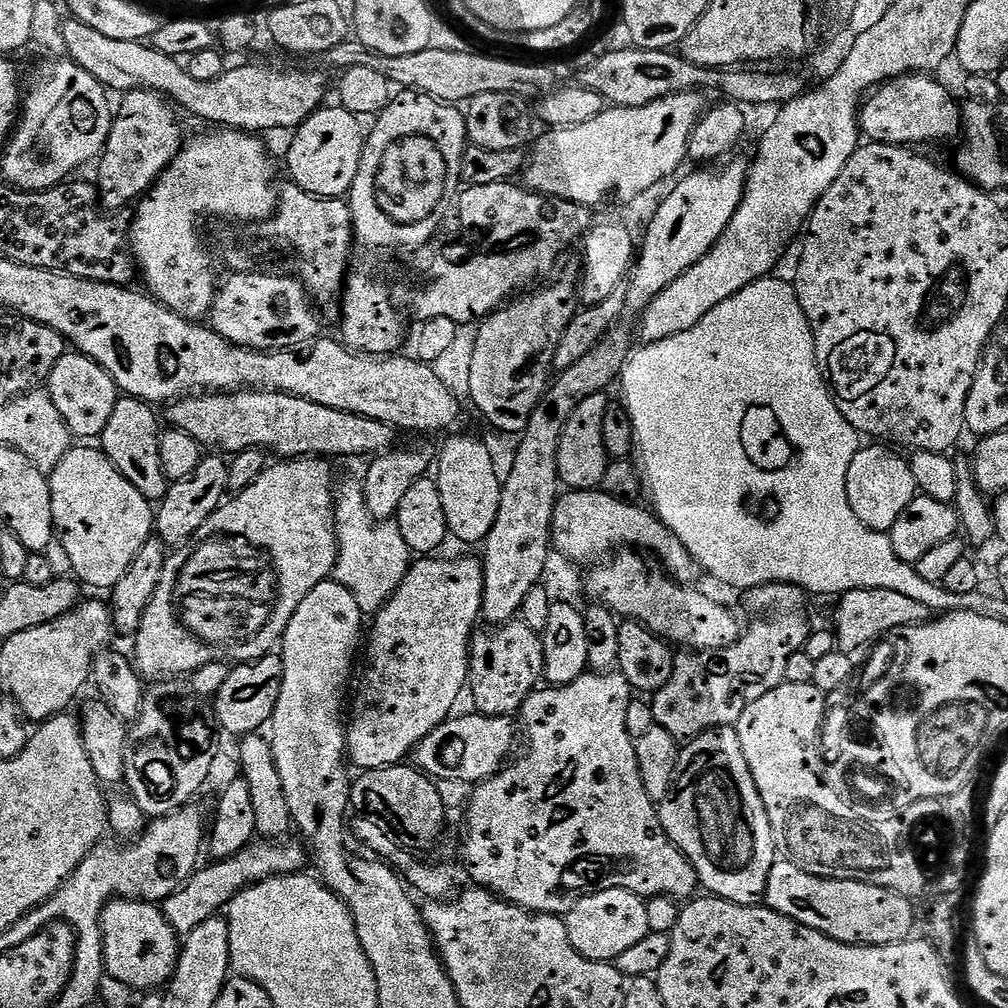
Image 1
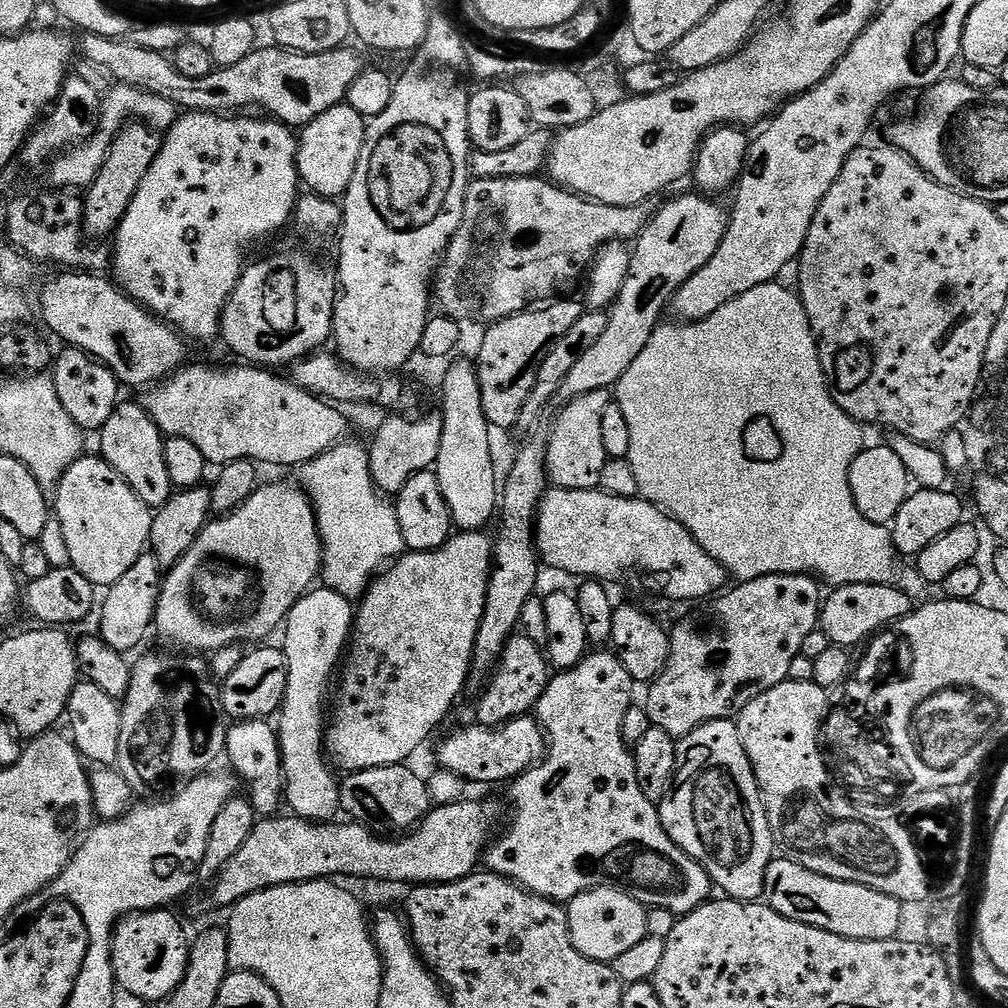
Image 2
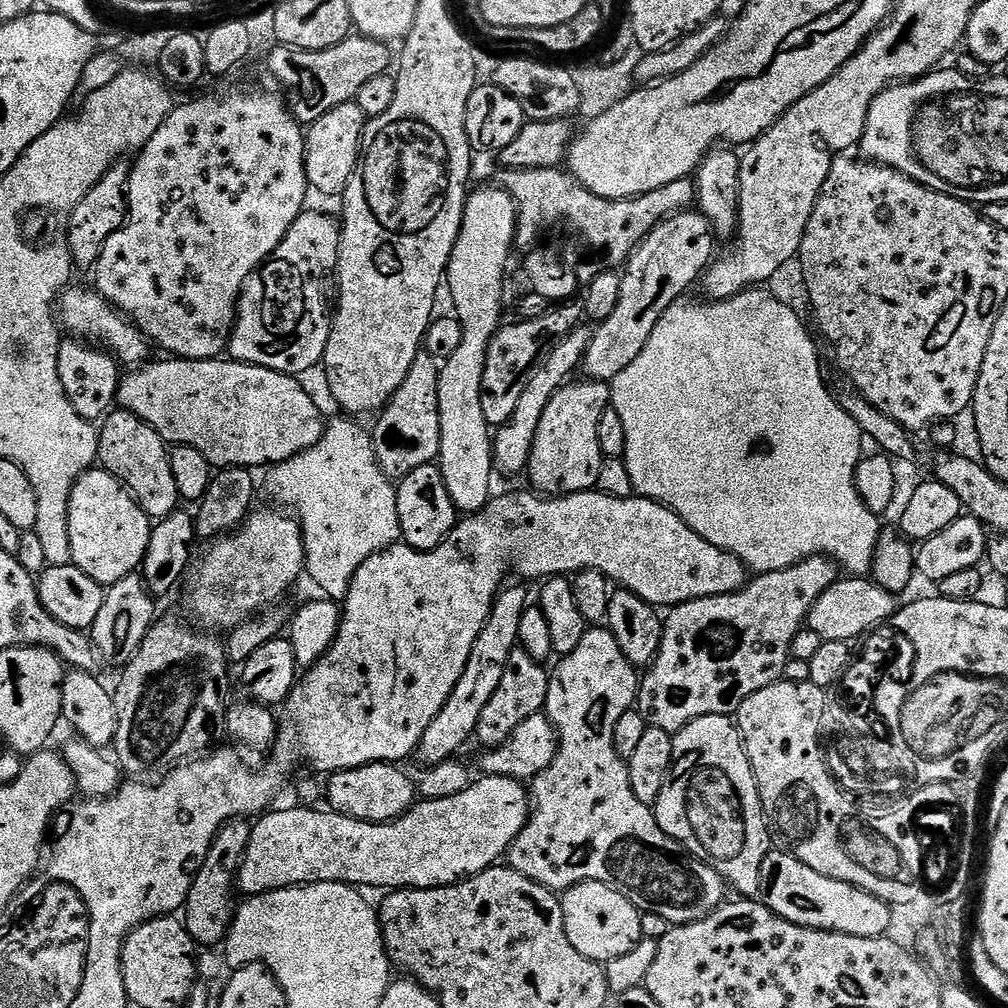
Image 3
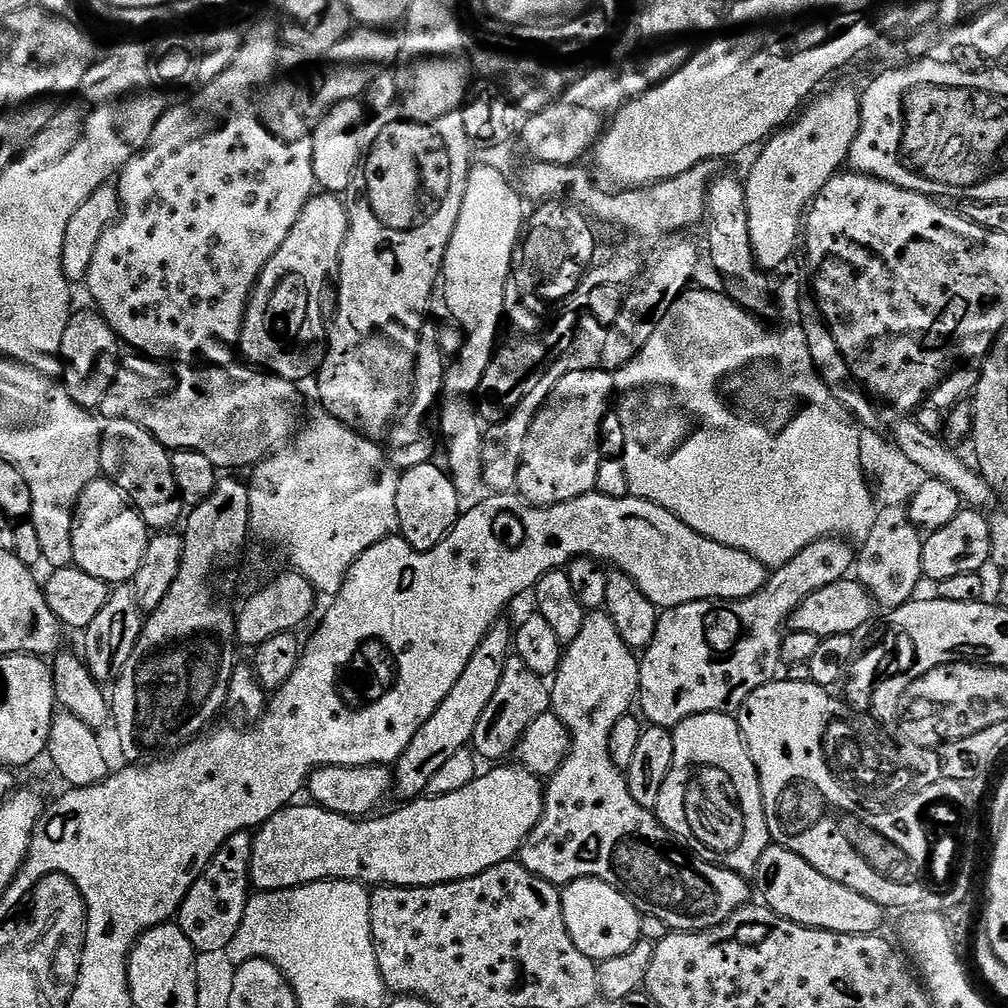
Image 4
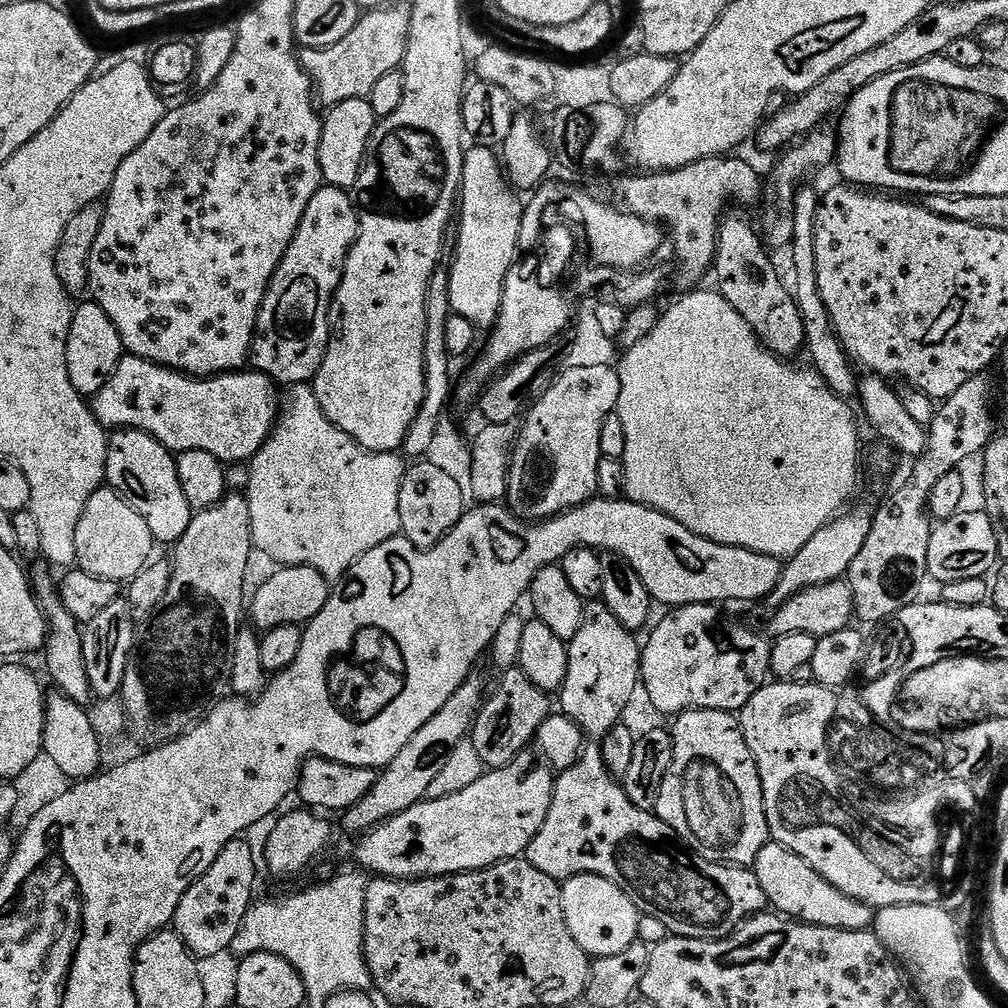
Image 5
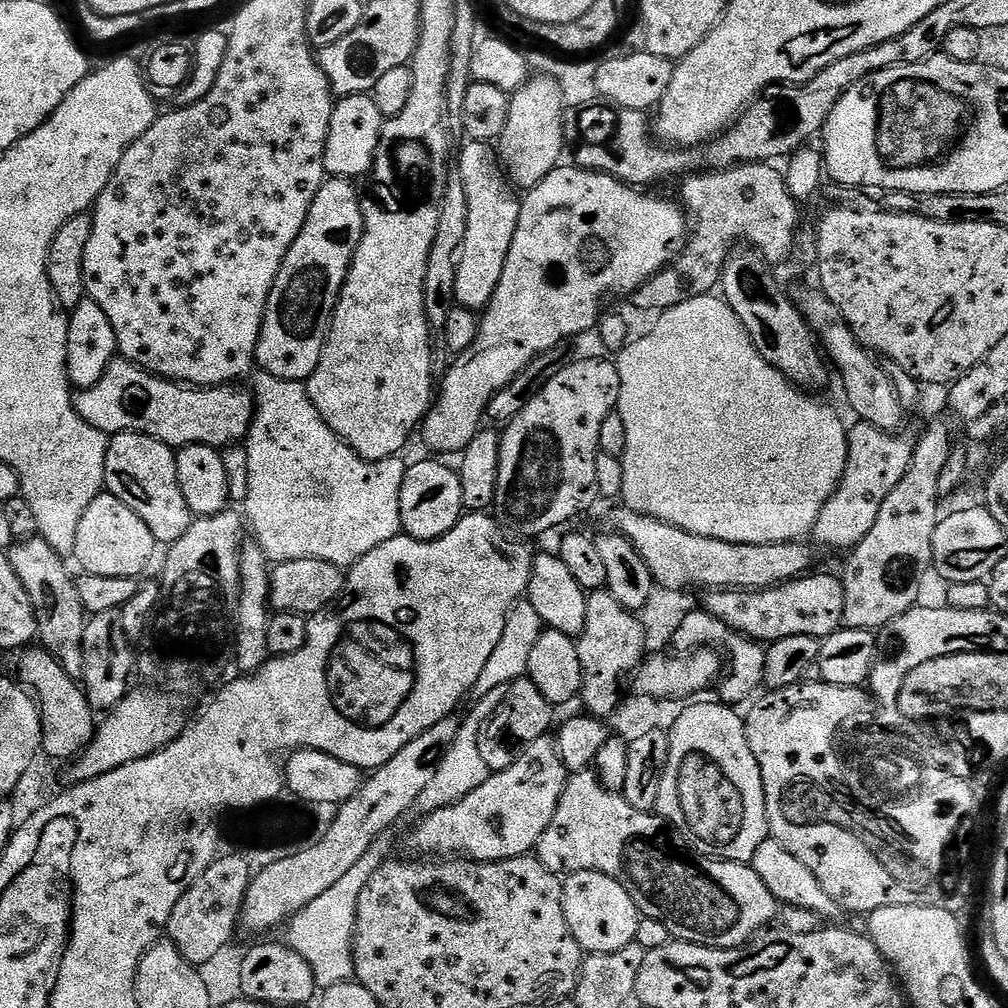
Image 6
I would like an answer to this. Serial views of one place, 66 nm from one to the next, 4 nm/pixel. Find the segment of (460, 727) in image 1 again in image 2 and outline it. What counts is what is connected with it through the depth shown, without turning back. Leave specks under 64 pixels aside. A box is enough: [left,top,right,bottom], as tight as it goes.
[436,715,548,784]

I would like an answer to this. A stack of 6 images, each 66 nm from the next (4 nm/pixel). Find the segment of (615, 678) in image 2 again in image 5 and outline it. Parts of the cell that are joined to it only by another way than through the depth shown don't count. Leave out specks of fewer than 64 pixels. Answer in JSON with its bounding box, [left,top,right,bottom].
[526,602,766,940]

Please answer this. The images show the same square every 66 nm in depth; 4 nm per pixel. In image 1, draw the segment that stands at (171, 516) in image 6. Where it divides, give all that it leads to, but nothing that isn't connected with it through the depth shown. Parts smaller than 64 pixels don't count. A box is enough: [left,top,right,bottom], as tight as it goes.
[98,396,169,502]

